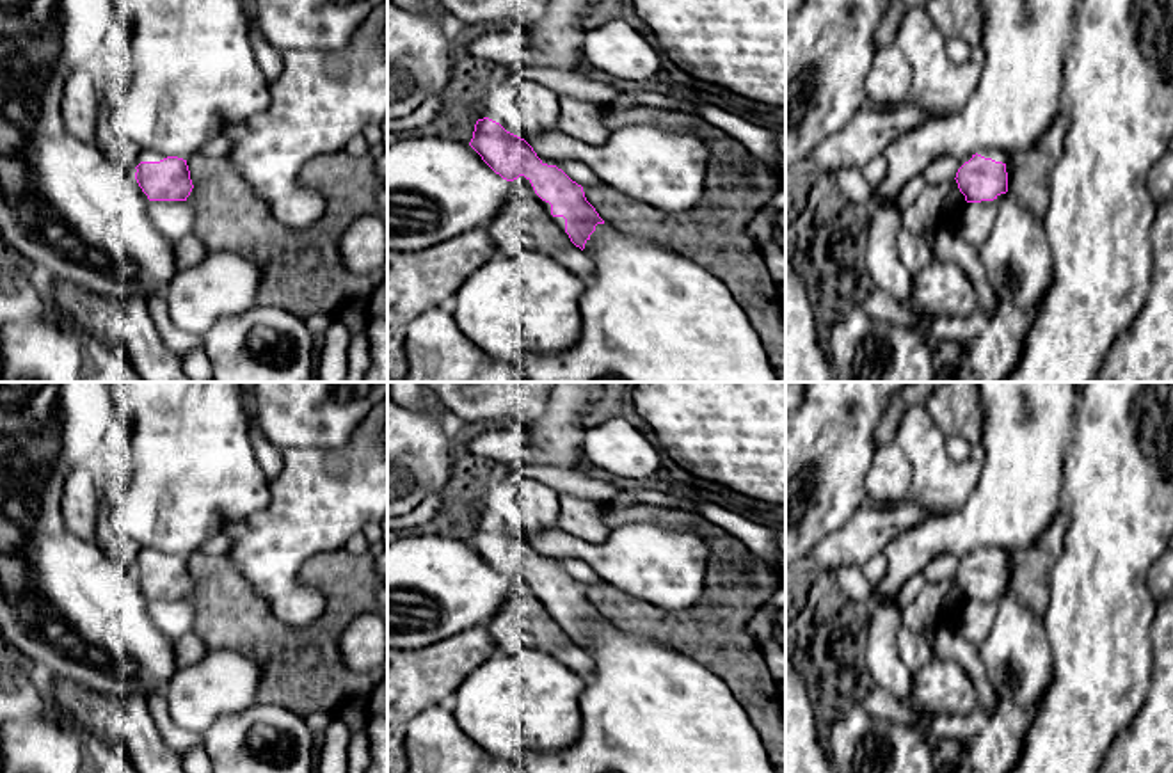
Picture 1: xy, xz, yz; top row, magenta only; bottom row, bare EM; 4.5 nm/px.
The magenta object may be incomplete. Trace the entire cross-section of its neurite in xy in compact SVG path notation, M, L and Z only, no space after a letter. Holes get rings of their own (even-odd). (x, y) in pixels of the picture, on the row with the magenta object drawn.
M139 149L135 179L156 231L172 242L196 231L196 211L187 203L194 185L187 160Z

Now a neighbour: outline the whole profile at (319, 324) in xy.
M315 313L304 318L304 323L315 339L323 339L325 334L331 331L332 322L334 322L334 316L325 313Z

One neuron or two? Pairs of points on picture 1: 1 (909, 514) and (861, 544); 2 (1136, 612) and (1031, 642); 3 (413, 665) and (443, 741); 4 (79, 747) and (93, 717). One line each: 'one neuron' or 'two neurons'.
1: one neuron
2: two neurons
3: two neurons
4: two neurons

